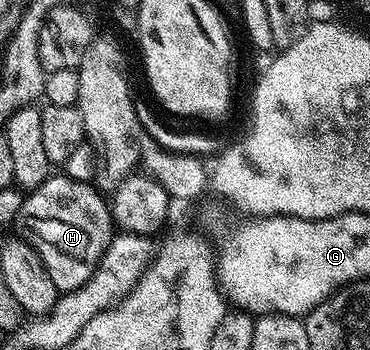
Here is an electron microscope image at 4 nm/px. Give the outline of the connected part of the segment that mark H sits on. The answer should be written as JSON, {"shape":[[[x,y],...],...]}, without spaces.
{"shape":[[[49,175],[25,196],[18,218],[18,233],[38,251],[57,291],[68,293],[87,283],[96,270],[104,248],[113,239],[114,222],[109,202],[95,184],[59,176]]]}

